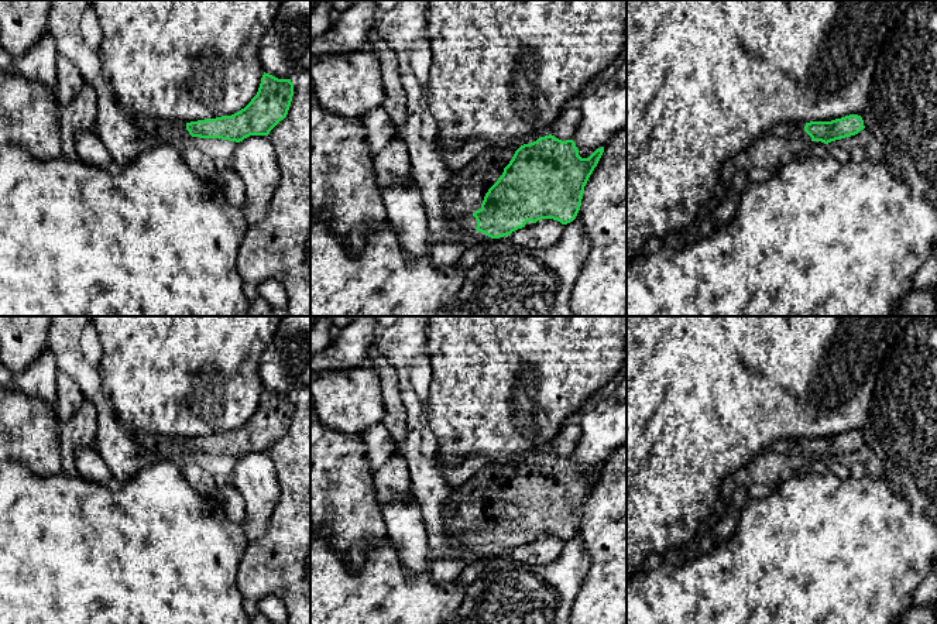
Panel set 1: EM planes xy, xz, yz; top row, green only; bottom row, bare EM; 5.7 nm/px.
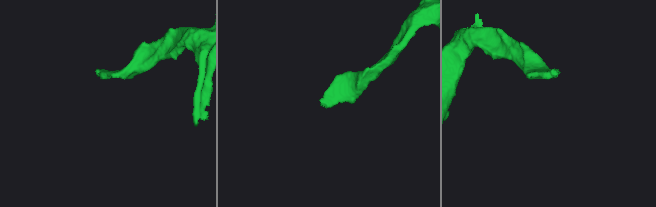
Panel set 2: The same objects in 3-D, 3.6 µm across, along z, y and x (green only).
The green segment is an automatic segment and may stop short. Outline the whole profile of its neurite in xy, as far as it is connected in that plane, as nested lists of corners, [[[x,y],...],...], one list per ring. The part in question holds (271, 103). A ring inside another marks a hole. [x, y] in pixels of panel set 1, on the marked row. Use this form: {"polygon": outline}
{"polygon": [[[262,75],[257,95],[231,116],[198,121],[169,121],[135,116],[134,123],[159,144],[185,145],[192,137],[222,138],[240,143],[250,136],[268,136],[286,117],[294,96],[291,79]]]}

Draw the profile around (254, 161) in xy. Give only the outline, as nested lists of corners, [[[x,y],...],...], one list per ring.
[[[250,136],[238,143],[230,162],[244,184],[243,212],[253,227],[265,217],[281,181],[277,152],[268,136]]]

